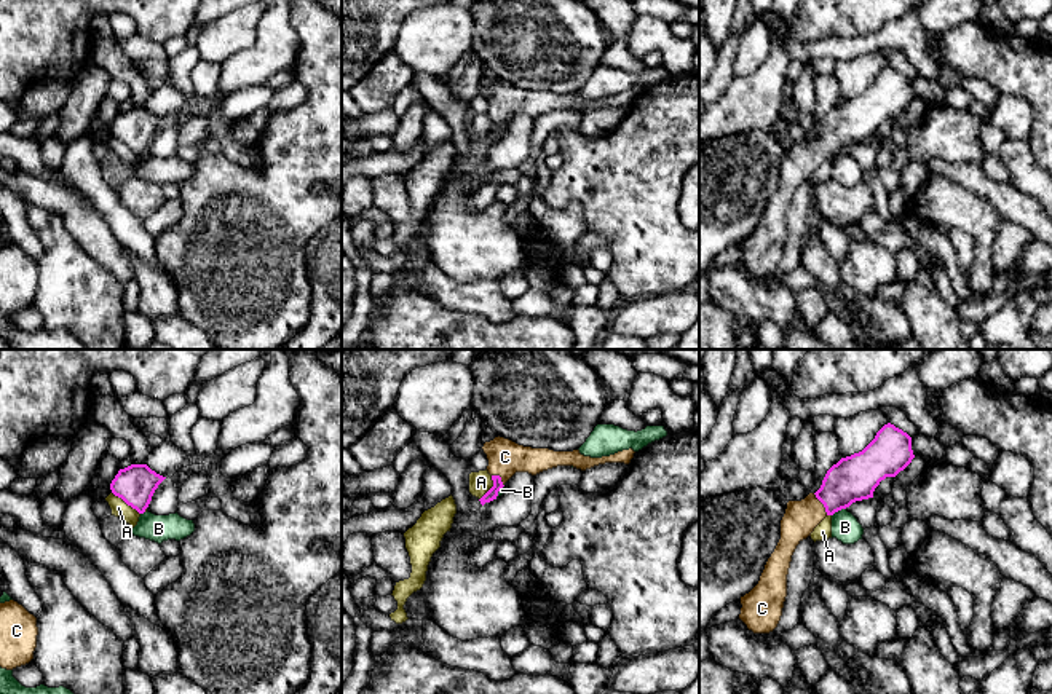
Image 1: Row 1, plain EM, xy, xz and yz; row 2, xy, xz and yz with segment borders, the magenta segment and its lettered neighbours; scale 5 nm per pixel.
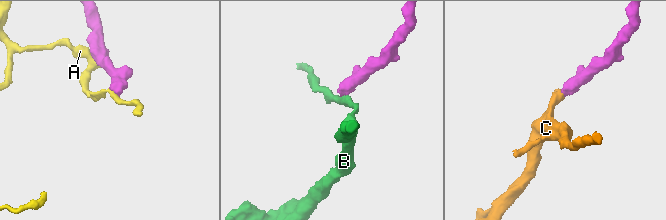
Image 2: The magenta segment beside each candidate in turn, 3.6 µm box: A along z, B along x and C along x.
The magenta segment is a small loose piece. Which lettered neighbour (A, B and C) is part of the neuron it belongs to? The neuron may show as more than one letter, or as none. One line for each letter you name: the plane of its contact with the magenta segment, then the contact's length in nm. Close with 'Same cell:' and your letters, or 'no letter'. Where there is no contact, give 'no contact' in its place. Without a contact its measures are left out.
C: yz | 130 nm
Same cell: C

